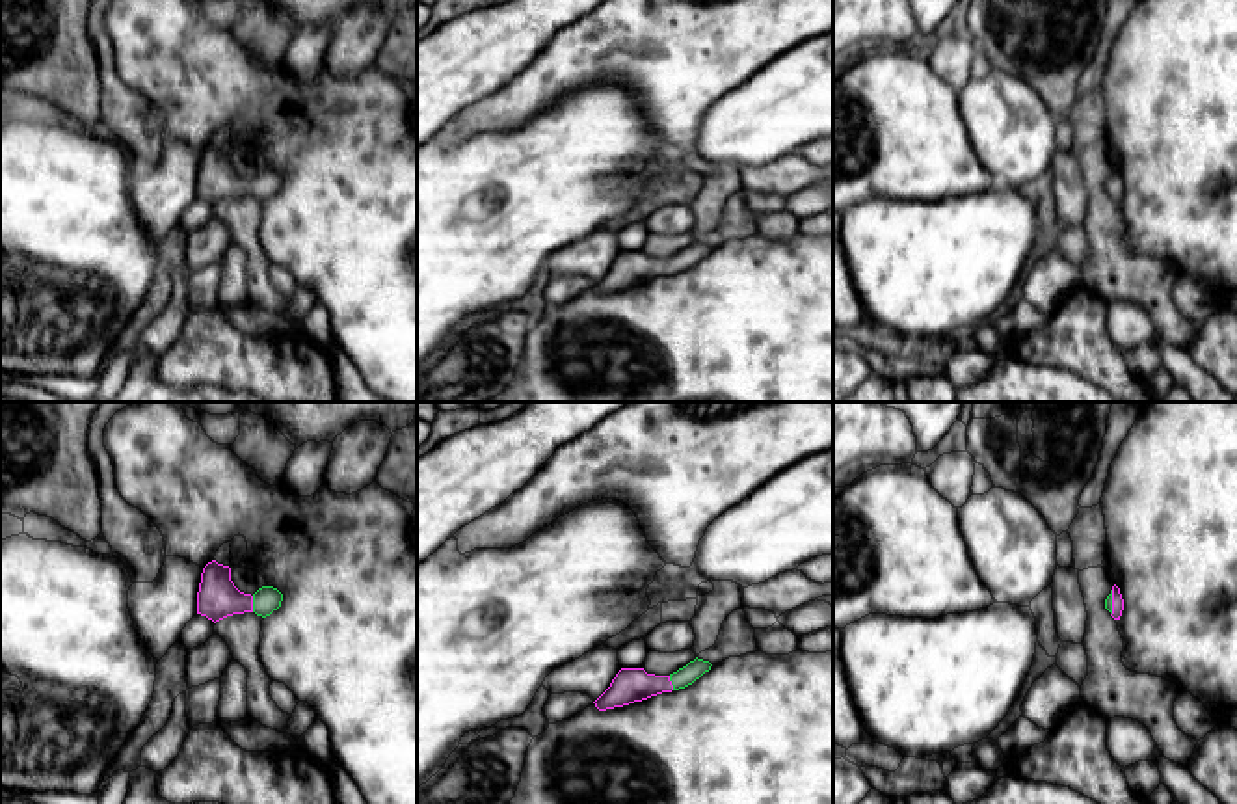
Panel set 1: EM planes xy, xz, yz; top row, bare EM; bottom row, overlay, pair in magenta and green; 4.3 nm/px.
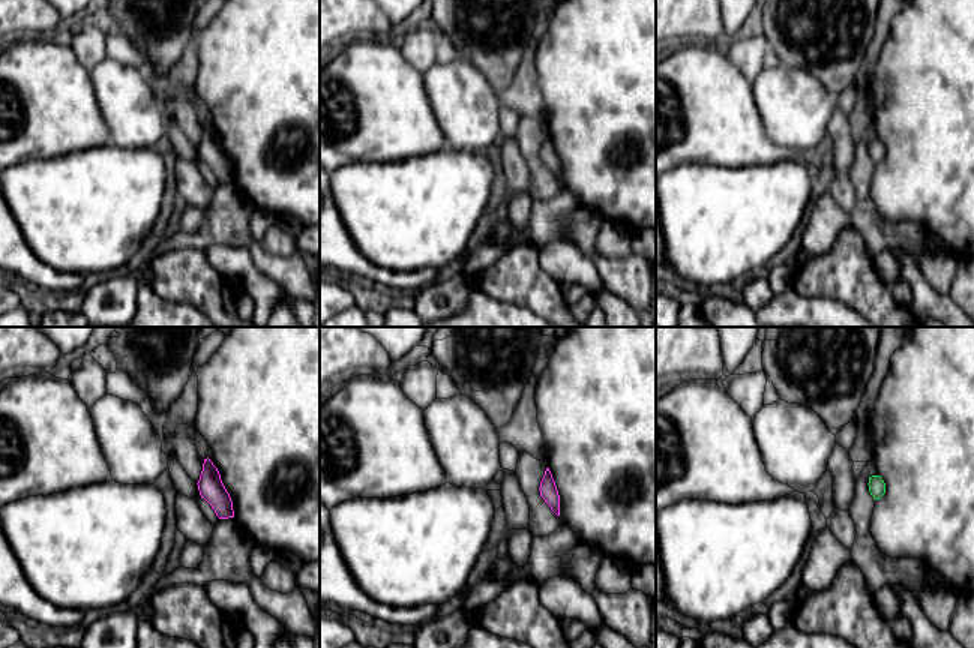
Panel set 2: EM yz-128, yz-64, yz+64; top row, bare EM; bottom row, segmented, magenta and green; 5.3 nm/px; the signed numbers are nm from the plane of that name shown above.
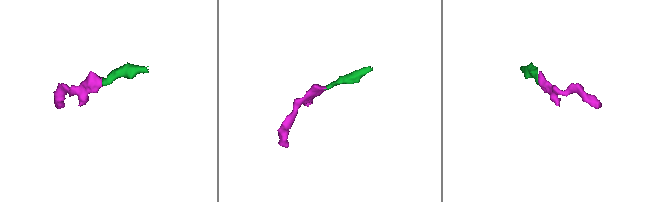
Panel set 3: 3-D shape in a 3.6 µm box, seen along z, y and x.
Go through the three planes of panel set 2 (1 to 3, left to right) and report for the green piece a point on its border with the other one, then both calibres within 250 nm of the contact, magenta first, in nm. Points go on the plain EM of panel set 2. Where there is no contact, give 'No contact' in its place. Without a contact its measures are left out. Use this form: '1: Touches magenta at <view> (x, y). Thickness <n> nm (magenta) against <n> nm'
1: No contact
2: No contact
3: No contact

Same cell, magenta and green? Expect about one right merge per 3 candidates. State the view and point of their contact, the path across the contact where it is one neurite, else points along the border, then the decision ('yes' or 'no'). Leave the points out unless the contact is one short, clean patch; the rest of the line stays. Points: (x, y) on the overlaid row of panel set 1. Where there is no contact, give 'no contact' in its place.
meets magenta in xy at (252, 603); runs through xy (218, 598), (252, 603), (266, 600); yes

